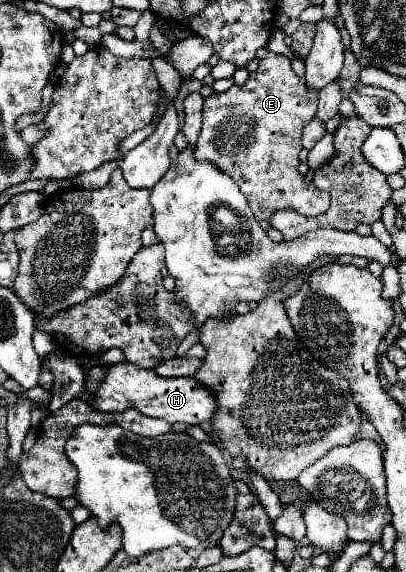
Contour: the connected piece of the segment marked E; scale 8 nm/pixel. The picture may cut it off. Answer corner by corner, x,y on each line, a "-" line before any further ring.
267,53
261,67
249,73
245,85
233,85
225,93
213,93
203,103
203,129
195,145
195,159
207,159
227,173
241,189
257,221
267,221
279,209
295,209
305,217
327,211
331,197
299,175
301,131
317,113
317,91
309,91
305,79
295,75
289,59

